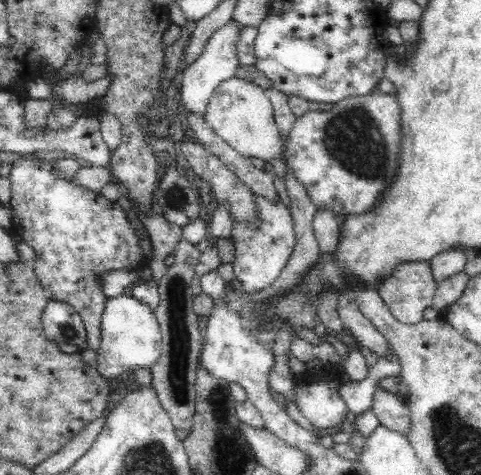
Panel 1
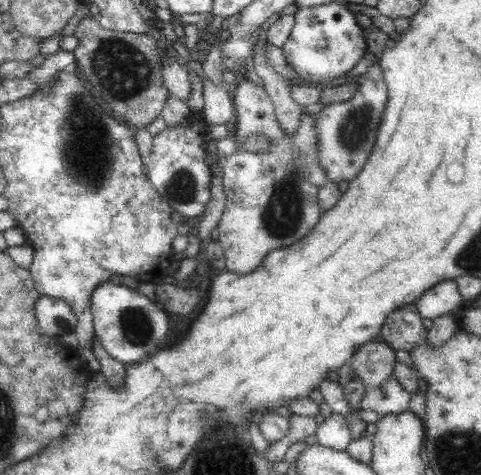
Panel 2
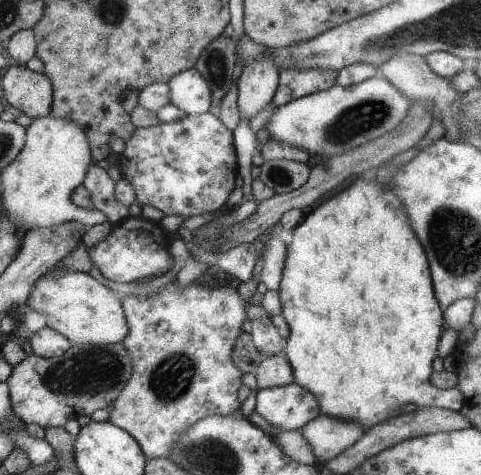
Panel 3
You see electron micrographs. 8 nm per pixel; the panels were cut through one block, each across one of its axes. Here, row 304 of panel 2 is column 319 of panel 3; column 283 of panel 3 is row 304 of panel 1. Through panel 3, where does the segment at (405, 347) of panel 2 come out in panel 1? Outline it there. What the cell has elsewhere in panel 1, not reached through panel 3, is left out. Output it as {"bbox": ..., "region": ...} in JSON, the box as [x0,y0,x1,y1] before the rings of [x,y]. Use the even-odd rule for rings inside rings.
{"bbox":[378,262,438,326],"region":[[[404,262],[396,268],[396,272],[388,280],[384,280],[384,284],[378,286],[378,294],[382,296],[382,302],[390,310],[392,318],[406,326],[416,326],[424,320],[424,312],[432,308],[436,290],[438,284],[432,278],[430,262]]]}

